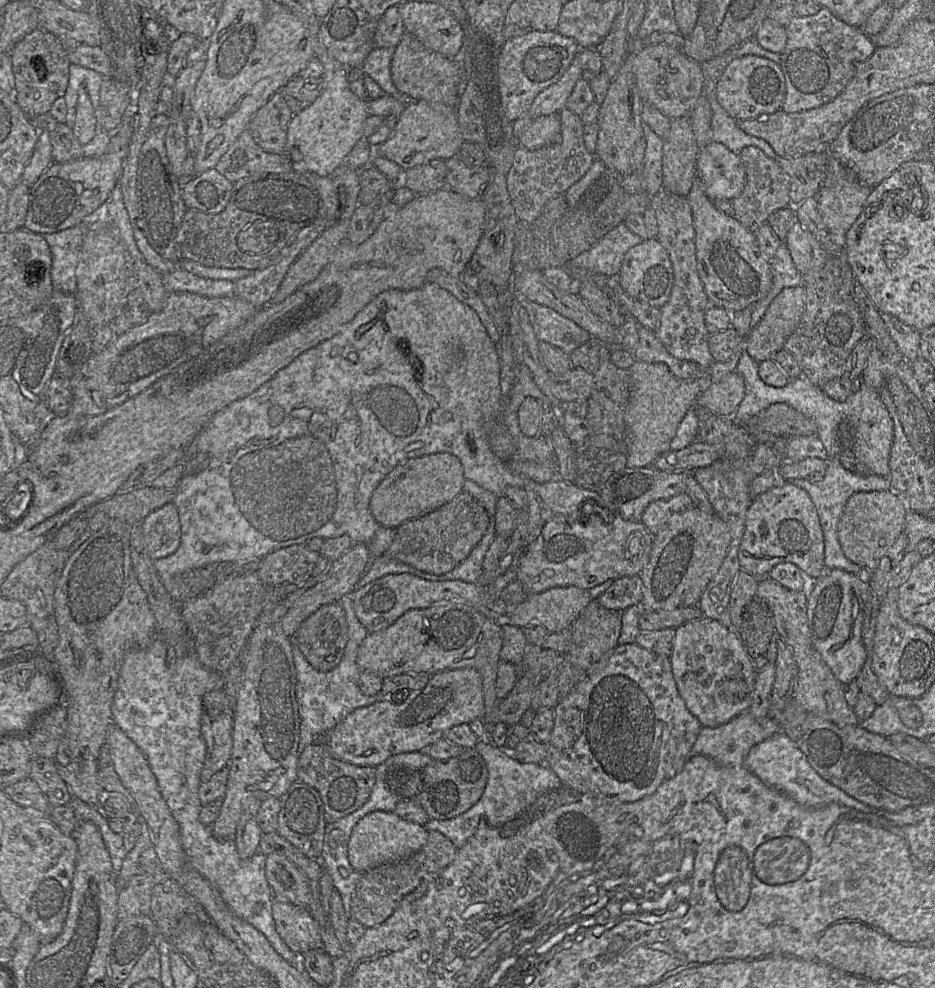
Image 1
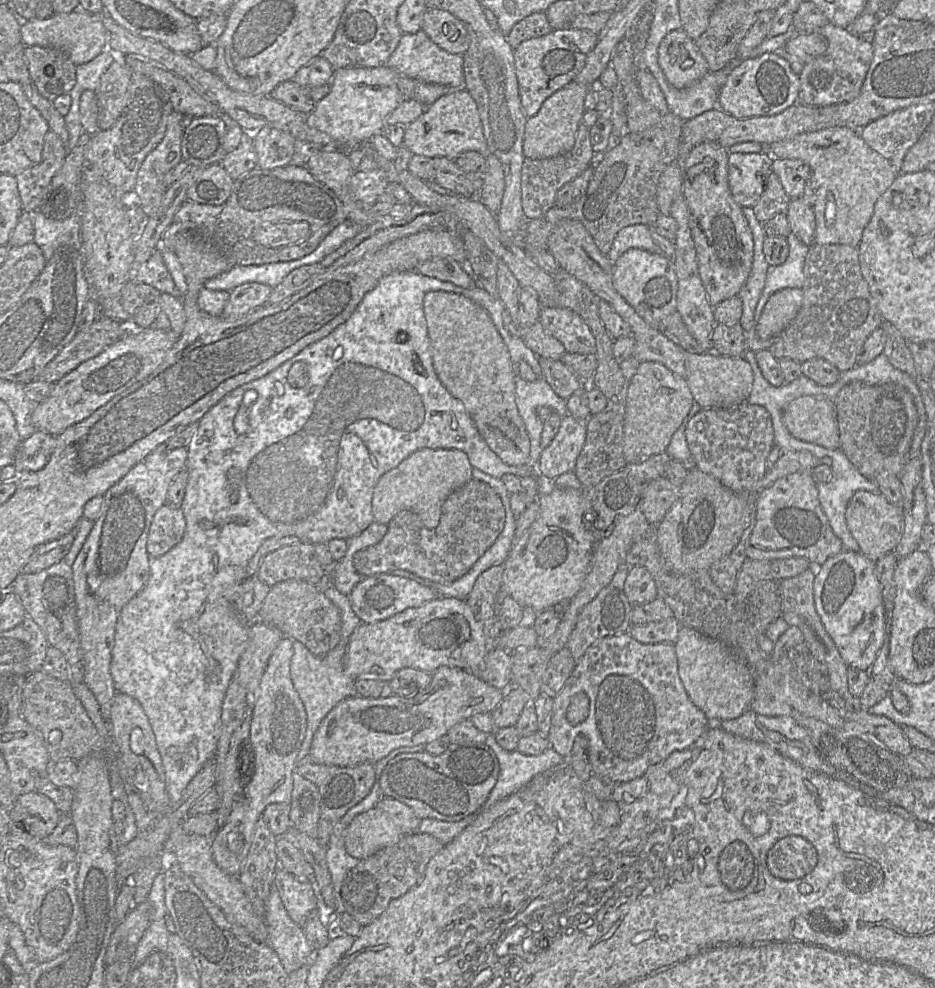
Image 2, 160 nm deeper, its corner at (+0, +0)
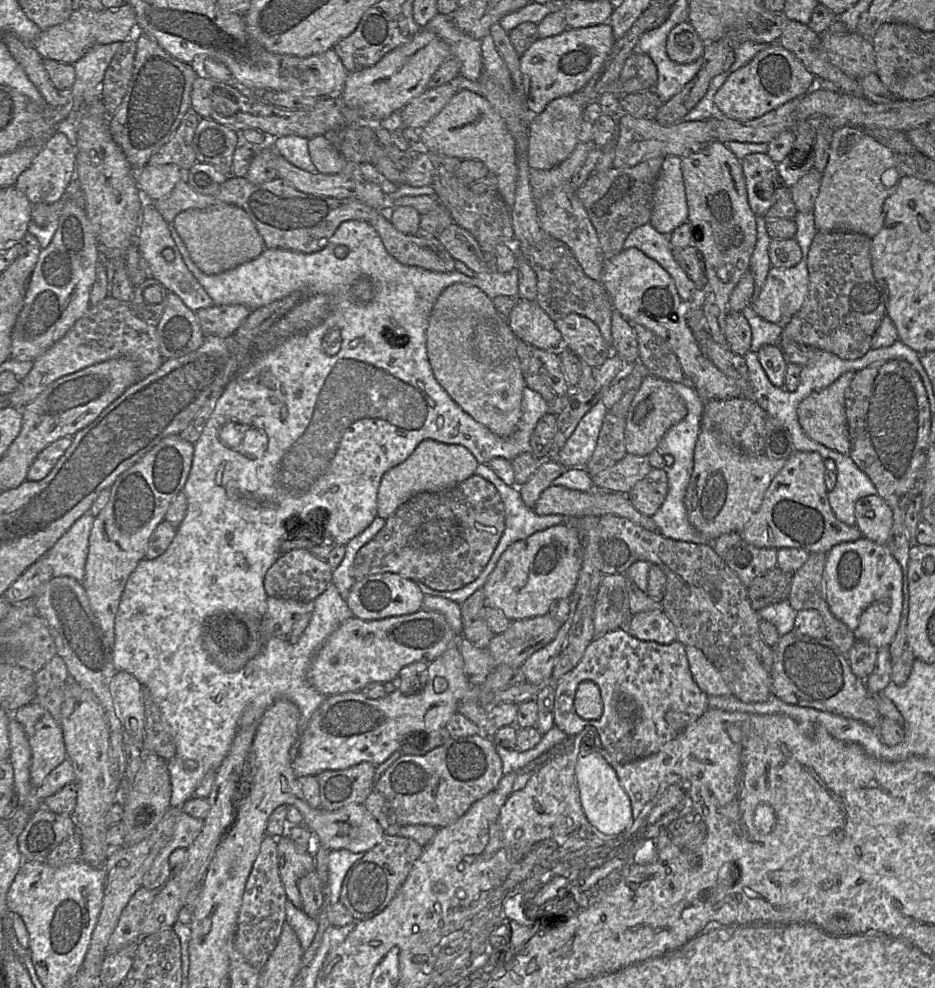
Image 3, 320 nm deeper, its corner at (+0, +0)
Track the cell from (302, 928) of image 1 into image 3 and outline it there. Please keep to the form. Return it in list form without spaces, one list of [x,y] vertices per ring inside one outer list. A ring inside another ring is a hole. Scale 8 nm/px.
[[[286,835],[277,838],[278,866],[281,882],[287,899],[297,908],[302,908],[298,881],[315,871],[314,857],[298,846]]]

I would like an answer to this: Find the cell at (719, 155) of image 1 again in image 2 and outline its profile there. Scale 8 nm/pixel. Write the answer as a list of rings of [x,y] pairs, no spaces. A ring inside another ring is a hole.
[[[769,151],[728,154],[728,184],[733,200],[738,205],[748,208],[756,205],[765,179],[772,171],[772,160]]]

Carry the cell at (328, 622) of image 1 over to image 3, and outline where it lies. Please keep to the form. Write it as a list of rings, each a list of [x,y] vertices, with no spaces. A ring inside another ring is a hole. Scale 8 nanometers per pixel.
[[[268,596],[267,610],[260,620],[242,613],[217,613],[207,617],[203,632],[203,648],[208,657],[223,671],[241,670],[262,650],[268,639],[287,636],[301,615],[310,612],[312,603]]]

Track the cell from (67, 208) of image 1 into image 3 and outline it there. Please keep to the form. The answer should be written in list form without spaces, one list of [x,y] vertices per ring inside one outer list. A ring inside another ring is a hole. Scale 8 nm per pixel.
[[[141,33],[133,74],[122,103],[108,118],[107,126],[132,168],[138,172],[151,155],[166,144],[191,110],[191,92],[198,78],[196,69],[167,53],[152,37]]]

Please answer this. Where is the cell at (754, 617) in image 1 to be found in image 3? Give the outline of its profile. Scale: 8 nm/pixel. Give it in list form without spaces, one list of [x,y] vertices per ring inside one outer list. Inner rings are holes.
[[[778,566],[756,577],[748,586],[751,606],[757,612],[766,606],[788,598],[794,573],[785,572]]]

